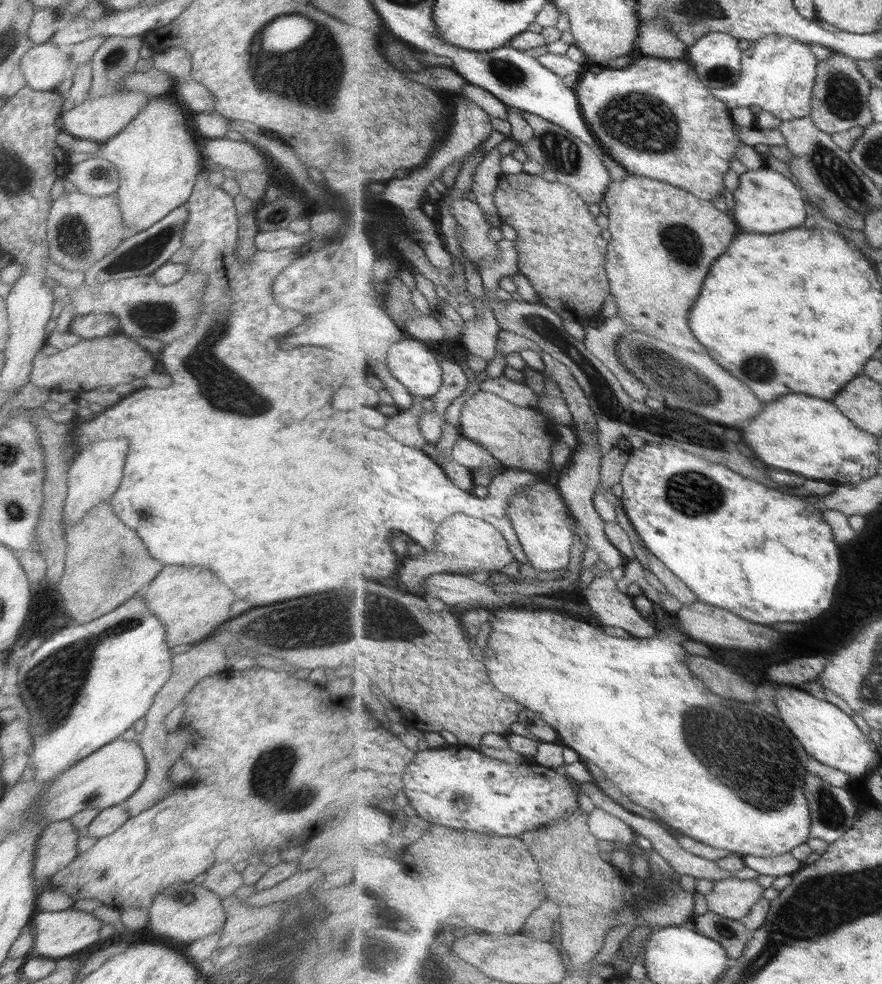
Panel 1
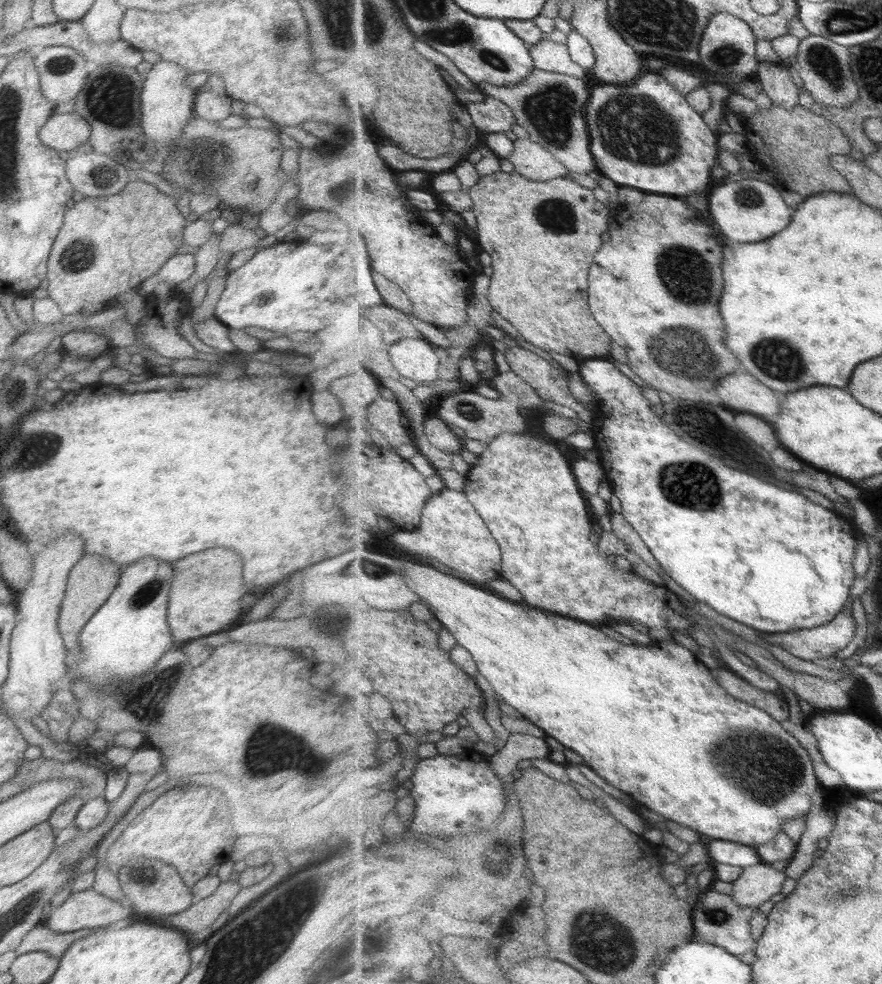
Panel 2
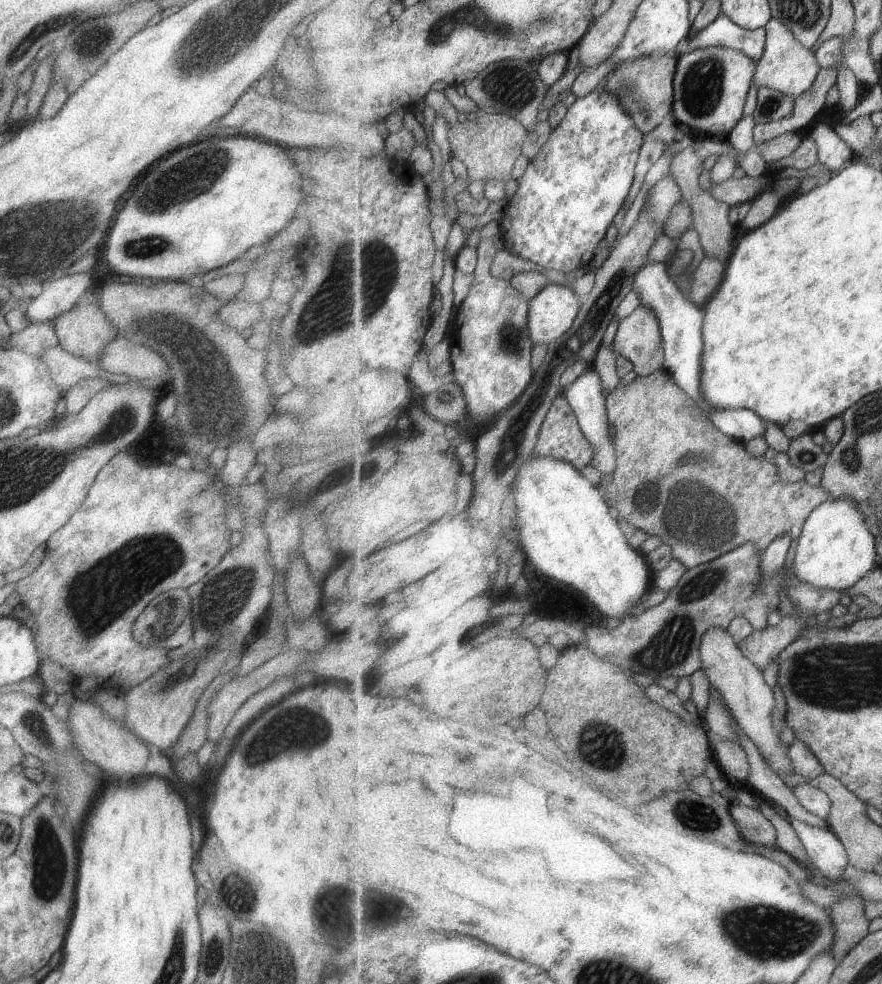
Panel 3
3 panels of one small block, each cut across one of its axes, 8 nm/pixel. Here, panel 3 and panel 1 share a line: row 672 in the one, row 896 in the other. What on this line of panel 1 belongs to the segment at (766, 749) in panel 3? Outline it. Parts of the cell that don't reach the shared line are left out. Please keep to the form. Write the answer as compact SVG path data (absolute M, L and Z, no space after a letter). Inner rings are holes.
M723 879L716 881L715 888L706 895L711 912L740 921L763 897L764 889L755 879Z

